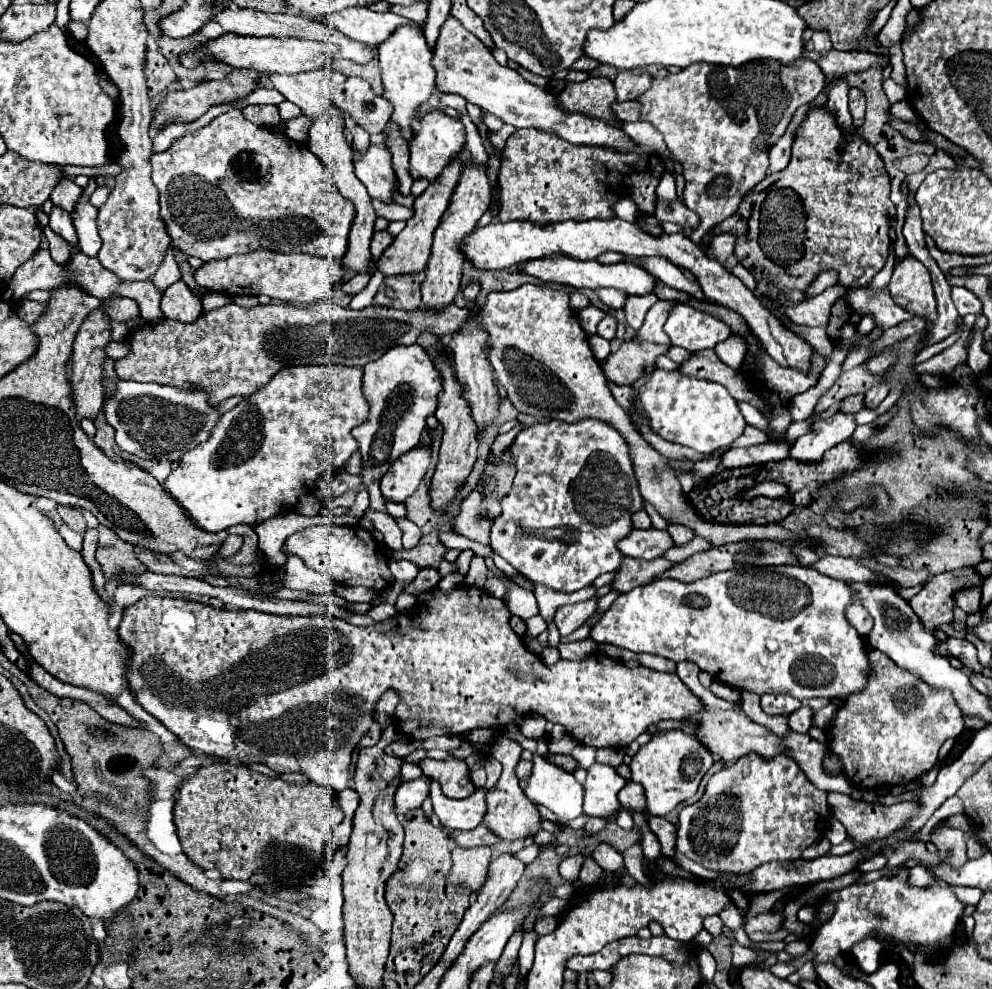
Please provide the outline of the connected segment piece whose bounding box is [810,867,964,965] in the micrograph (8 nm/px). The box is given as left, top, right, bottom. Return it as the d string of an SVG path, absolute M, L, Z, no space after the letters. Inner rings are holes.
M902 867L896 875L882 877L874 883L854 883L842 891L832 891L824 901L834 903L834 913L816 929L816 937L810 943L814 953L814 965L832 963L838 957L850 955L852 947L872 935L892 937L902 943L938 943L952 937L964 905L952 893L950 887L914 887L908 885L910 869Z

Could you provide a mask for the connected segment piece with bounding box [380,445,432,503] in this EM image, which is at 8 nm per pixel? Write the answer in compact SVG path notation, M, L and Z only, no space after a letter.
M418 445L408 453L404 453L404 457L398 457L380 481L382 495L398 503L410 497L420 485L422 477L426 475L430 467L430 457L432 445Z

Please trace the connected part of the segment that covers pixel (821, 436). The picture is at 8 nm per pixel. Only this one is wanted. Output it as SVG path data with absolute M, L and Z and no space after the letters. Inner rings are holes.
M836 413L824 421L814 421L808 433L792 443L788 457L794 461L818 463L822 461L828 449L832 449L842 441L848 441L854 429L856 429L854 415L846 415L846 413Z

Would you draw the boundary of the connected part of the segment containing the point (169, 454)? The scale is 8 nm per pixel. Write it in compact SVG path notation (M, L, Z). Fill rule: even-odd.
M120 379L116 383L116 395L106 399L106 421L116 429L116 443L126 453L142 459L168 459L180 461L180 457L208 439L212 425L220 419L220 413L208 405L206 393L198 389L178 389L158 383L136 383Z

